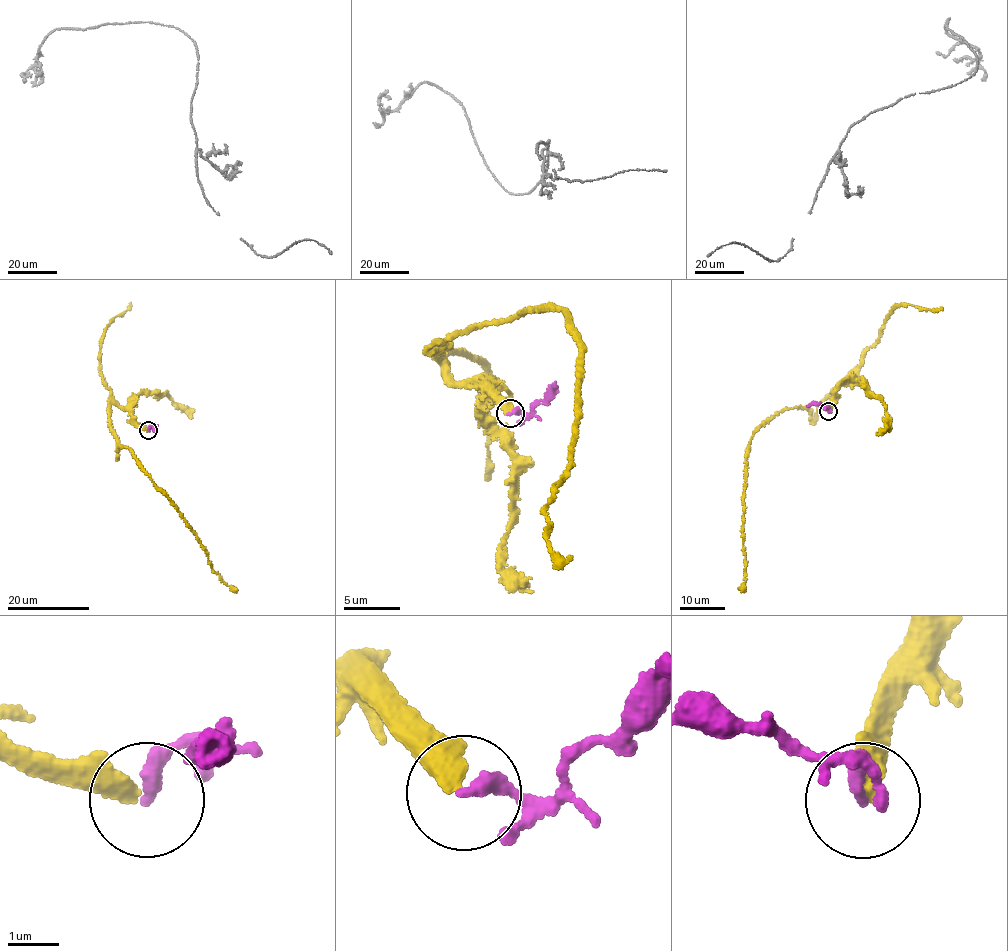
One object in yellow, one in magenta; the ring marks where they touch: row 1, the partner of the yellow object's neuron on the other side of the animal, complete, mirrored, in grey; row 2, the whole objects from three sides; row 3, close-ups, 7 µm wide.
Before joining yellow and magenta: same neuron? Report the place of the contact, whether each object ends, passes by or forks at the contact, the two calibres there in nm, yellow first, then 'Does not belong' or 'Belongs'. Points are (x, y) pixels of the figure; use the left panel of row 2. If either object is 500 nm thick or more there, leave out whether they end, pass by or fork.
Place: (148, 430). At the ring yellow ends. At the ring magenta ends. Thickness 400 nm (yellow) against 260 nm. Does not belong

